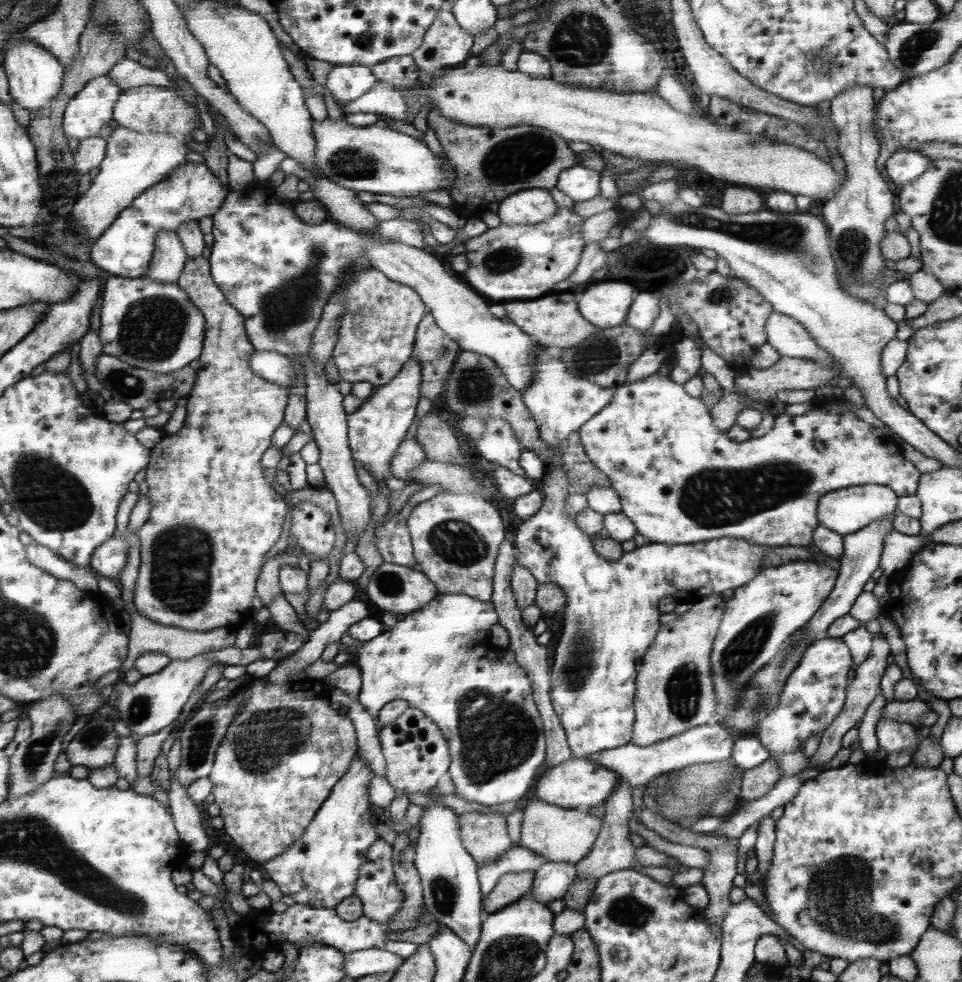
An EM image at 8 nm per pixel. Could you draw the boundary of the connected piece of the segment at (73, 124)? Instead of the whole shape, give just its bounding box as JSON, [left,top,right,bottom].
[64,74,121,143]

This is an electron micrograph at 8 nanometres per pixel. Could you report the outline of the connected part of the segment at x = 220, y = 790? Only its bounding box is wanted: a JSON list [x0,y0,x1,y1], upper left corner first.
[208,678,356,863]

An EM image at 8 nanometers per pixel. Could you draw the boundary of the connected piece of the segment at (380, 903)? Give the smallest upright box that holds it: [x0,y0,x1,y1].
[354,838,406,930]

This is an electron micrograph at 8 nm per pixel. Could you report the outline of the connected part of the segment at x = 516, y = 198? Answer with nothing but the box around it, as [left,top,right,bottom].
[496,188,557,224]

